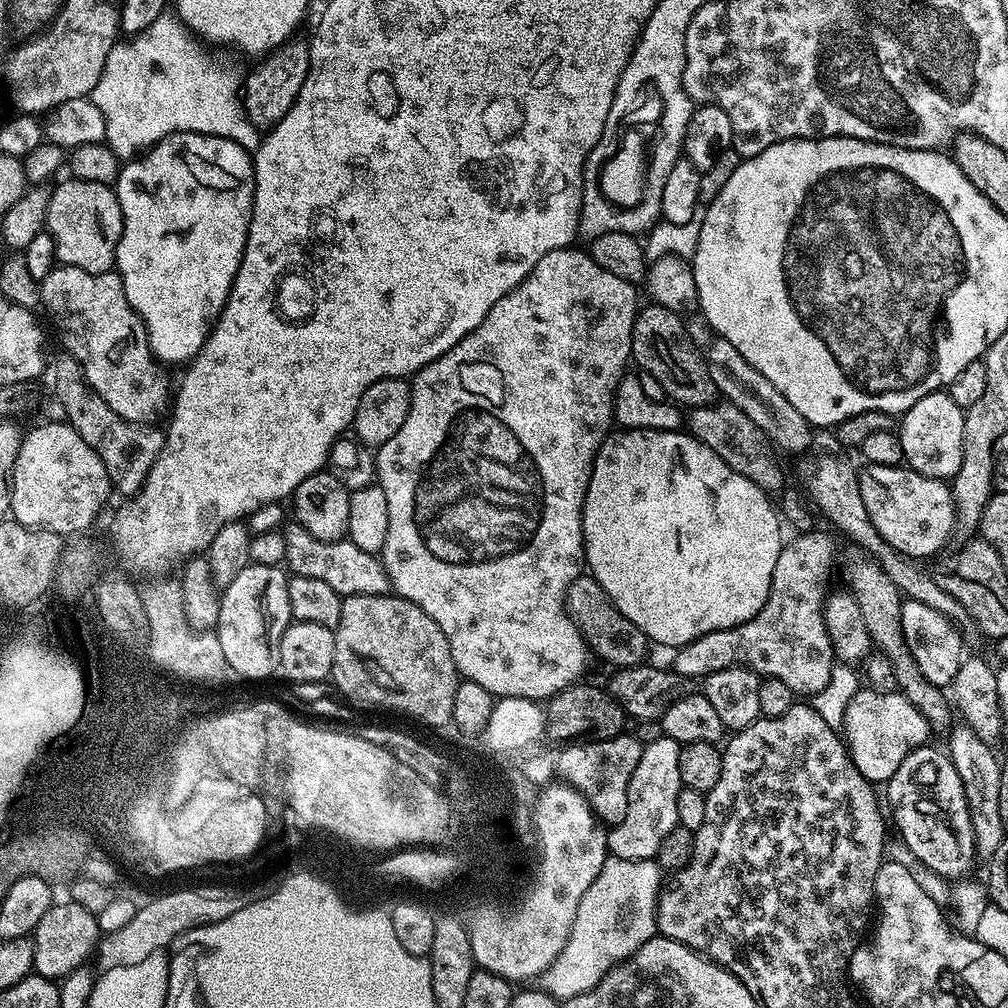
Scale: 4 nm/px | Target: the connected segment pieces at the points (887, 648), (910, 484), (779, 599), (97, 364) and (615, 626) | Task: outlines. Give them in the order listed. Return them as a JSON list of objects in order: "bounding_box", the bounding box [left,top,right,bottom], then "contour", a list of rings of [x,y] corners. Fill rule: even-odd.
[{"bounding_box":[844,550,954,733],"contour":[[[852,550],[849,554],[848,561],[844,564],[844,574],[848,578],[847,587],[862,610],[862,618],[866,622],[866,630],[870,634],[873,645],[892,663],[895,687],[910,702],[914,702],[914,706],[918,708],[922,718],[926,718],[928,727],[933,733],[947,733],[953,723],[954,708],[949,697],[941,689],[935,688],[930,682],[926,682],[926,678],[922,678],[922,670],[918,670],[906,646],[900,621],[902,595],[898,586],[890,582],[890,578],[883,573],[867,552],[861,550]]]},{"bounding_box":[858,464,956,558],"contour":[[[864,464],[859,469],[858,477],[862,502],[865,503],[870,522],[874,524],[882,538],[902,555],[913,558],[932,555],[935,557],[941,551],[939,548],[951,536],[954,536],[956,532],[956,497],[952,495],[951,487],[945,481],[923,476],[913,472],[907,466],[895,468],[894,466],[874,466],[873,464]]]},{"bounding_box":[674,530,836,698],"contour":[[[820,530],[802,532],[793,535],[793,540],[781,547],[778,554],[778,563],[774,565],[774,578],[770,582],[770,594],[767,602],[746,622],[742,622],[733,628],[726,630],[714,630],[714,634],[706,634],[694,642],[684,645],[675,653],[676,664],[674,671],[679,676],[689,678],[703,678],[711,672],[726,670],[733,666],[748,668],[757,676],[763,678],[778,678],[790,686],[793,694],[804,695],[811,698],[823,690],[826,682],[830,682],[834,657],[832,654],[832,643],[826,634],[826,622],[824,621],[824,602],[826,591],[824,583],[832,572],[832,563],[836,560],[836,544]]]},{"bounding_box":[39,264,170,424],"contour":[[[60,264],[46,278],[39,281],[40,304],[48,311],[60,340],[64,343],[63,351],[72,356],[82,366],[86,382],[122,418],[141,424],[152,424],[160,416],[160,411],[170,404],[170,388],[164,377],[165,369],[161,367],[148,345],[148,335],[144,320],[126,302],[126,294],[122,286],[119,272],[113,270],[102,274],[90,274],[86,270],[78,270],[78,266]]]},{"bounding_box":[564,574,650,669],"contour":[[[581,574],[568,587],[568,593],[564,595],[564,606],[588,643],[593,657],[601,656],[606,663],[612,664],[613,669],[635,668],[645,663],[644,655],[650,649],[648,635],[638,630],[630,618],[626,618],[613,606],[606,590],[602,590],[602,586],[591,574]]]}]

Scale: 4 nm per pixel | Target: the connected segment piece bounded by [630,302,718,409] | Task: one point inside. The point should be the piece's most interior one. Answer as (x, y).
(660, 347)

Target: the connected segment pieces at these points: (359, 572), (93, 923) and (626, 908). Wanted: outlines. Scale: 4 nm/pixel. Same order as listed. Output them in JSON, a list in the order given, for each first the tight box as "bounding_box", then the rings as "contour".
[{"bounding_box":[282,526,389,598],"contour":[[[292,526],[292,529],[288,533],[284,532],[282,537],[284,539],[282,560],[291,575],[322,578],[322,582],[327,582],[333,590],[338,590],[341,598],[382,596],[389,591],[388,575],[379,555],[354,546],[351,540],[345,538],[334,542],[322,542],[299,526]]]},{"bounding_box":[30,903,102,982],"contour":[[[53,903],[52,907],[46,910],[46,914],[42,914],[42,922],[38,922],[35,932],[30,937],[34,950],[32,967],[35,975],[59,982],[74,970],[85,967],[89,963],[88,955],[97,951],[98,941],[102,936],[100,924],[96,920],[99,920],[97,913],[82,910],[82,906],[77,904]]]},{"bounding_box":[539,856,662,1002],"contour":[[[612,856],[606,861],[590,890],[582,894],[568,941],[558,958],[539,976],[539,987],[561,1002],[574,998],[598,986],[610,969],[657,935],[656,897],[662,887],[660,876],[662,869],[655,860],[623,860]]]}]

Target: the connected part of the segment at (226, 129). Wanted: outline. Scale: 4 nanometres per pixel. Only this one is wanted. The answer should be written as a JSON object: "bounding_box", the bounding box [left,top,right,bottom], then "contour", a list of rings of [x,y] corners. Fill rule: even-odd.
{"bounding_box":[90,14,261,162],"contour":[[[172,14],[158,17],[150,22],[150,26],[146,26],[146,30],[116,43],[110,50],[110,58],[106,58],[102,78],[98,78],[98,86],[94,86],[90,99],[94,106],[98,106],[98,110],[102,110],[102,118],[106,118],[106,143],[121,161],[127,162],[139,157],[171,132],[201,132],[203,136],[221,136],[238,142],[238,146],[242,146],[250,154],[260,149],[261,129],[256,128],[244,113],[242,76],[234,69],[219,64],[207,50],[209,51],[185,28],[182,21]]]}

